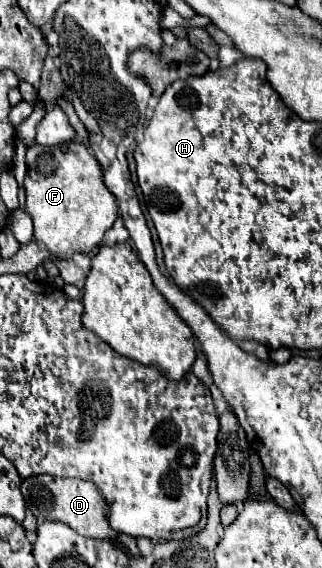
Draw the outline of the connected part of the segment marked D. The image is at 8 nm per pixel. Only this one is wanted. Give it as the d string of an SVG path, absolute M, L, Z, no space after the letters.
M33 475L23 479L21 493L25 495L27 509L37 519L61 521L83 537L105 539L115 535L115 531L107 523L107 507L105 507L107 503L93 483L87 483L81 479L55 479L51 475Z

